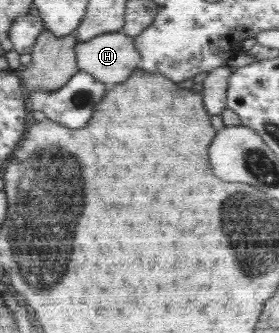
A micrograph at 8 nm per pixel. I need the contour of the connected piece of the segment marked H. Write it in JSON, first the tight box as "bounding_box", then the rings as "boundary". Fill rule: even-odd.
{"bounding_box":[76,32,142,87],"boundary":[[[119,32],[104,34],[92,40],[76,43],[77,65],[79,71],[92,74],[97,81],[104,82],[107,87],[123,83],[139,67],[142,59],[135,46],[134,37]]]}

